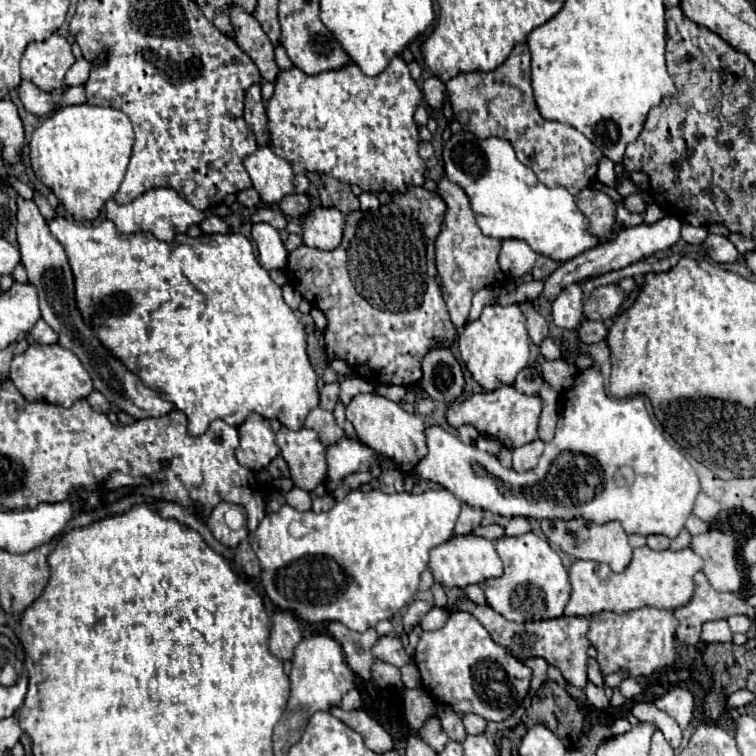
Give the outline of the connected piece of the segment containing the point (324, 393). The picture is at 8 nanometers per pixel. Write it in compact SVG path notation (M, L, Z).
M331 383L331 385L323 385L323 389L319 391L319 407L333 411L335 403L339 401L339 385Z

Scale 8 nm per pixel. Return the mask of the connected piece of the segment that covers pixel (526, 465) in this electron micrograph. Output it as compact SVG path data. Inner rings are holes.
M535 439L523 447L513 449L513 469L517 473L533 469L537 465L541 453L543 453L543 441L541 439Z

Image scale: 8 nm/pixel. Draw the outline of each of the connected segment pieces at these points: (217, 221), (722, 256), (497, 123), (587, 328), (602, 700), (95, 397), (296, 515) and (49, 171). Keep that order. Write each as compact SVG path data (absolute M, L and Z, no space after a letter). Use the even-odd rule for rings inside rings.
M209 215L207 219L203 219L199 227L203 233L227 233L229 231L229 225L217 215Z
M707 235L707 239L703 241L703 247L707 251L707 255L717 261L717 263L733 263L739 259L739 251L735 249L735 245L723 237L723 235Z
M517 43L513 47L511 55L505 59L505 63L501 63L497 69L493 69L489 73L459 73L457 77L453 77L447 83L453 115L461 123L463 131L469 131L477 137L491 137L491 135L493 137L509 137L509 141L513 141L513 149L515 149L519 161L529 165L543 185L549 185L549 187L561 185L571 195L577 195L581 189L585 189L593 183L593 179L597 175L597 161L603 157L603 153L583 133L579 133L571 125L557 123L557 121L545 121L539 115L535 99L531 95L533 89L531 89L529 63L531 63L531 55L529 55L527 43Z
M589 319L581 321L577 333L579 333L579 341L587 343L587 345L599 343L599 341L603 341L607 337L607 329L605 329L603 321L589 321Z
M589 681L587 687L585 687L585 695L587 695L587 701L589 701L593 707L597 707L597 709L605 709L605 707L607 707L607 695L605 695L603 687L597 687L597 685L593 685L593 683Z
M93 391L89 397L87 397L87 401L89 401L89 405L95 409L95 411L99 411L99 413L109 413L109 401L99 393L99 391Z
M427 489L423 493L381 493L381 491L349 491L325 513L295 511L283 505L277 513L269 513L252 534L252 549L261 565L261 579L271 585L263 585L269 599L283 611L291 611L297 617L319 623L319 621L341 621L349 629L359 633L377 625L377 621L393 619L417 593L419 577L427 569L429 549L447 541L453 535L455 521L461 513L463 501L447 489ZM301 521L309 535L293 537L289 523ZM339 565L345 579L329 579L329 567Z
M75 105L57 109L41 127L35 129L29 149L31 167L73 219L93 221L105 201L111 199L125 175L133 147L133 127L129 117L111 107Z

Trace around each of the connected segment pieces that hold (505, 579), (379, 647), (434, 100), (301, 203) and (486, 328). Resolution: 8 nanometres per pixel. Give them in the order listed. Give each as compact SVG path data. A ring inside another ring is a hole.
M525 533L519 537L503 535L495 541L495 547L503 561L505 573L501 577L485 579L481 583L487 603L505 619L517 623L561 617L569 601L571 583L561 563L561 557L551 549L551 545L535 533Z
M379 637L377 643L373 645L371 653L375 659L381 659L381 661L391 663L396 667L401 667L405 663L413 663L413 659L405 655L403 643L397 637Z
M429 77L423 83L423 95L425 95L425 101L429 103L429 107L441 109L443 101L445 101L445 83L439 77Z
M287 195L281 199L279 203L279 209L289 215L289 217L303 217L307 211L309 211L309 195Z
M489 305L477 321L469 321L459 335L459 351L473 379L485 389L495 391L503 385L513 385L517 373L529 363L529 345L525 317L517 305Z

